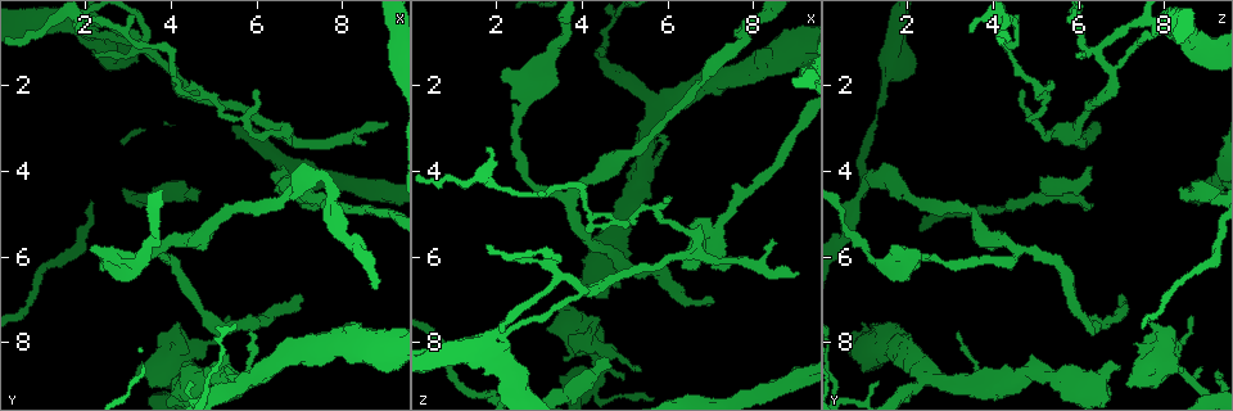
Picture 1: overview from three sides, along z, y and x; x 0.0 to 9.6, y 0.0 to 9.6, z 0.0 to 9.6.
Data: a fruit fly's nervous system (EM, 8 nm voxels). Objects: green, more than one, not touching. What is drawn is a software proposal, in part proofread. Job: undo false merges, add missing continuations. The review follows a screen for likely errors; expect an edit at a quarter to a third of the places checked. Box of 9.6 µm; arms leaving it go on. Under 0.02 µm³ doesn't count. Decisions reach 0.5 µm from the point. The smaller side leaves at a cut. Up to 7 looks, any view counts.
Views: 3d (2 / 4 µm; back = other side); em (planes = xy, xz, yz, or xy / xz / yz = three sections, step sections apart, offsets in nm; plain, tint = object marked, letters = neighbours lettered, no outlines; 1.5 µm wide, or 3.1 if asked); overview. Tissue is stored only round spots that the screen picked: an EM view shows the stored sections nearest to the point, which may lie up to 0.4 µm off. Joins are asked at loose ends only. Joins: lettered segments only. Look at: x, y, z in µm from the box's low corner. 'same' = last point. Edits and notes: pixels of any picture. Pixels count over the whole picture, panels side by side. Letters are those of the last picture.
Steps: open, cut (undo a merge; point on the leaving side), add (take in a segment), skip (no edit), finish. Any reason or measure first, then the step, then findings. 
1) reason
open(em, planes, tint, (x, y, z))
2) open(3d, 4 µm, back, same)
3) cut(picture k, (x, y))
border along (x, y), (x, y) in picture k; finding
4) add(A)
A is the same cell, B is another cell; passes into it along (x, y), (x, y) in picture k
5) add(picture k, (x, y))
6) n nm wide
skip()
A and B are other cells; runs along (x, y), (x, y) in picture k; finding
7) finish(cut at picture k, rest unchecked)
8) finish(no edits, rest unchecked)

branch stops here
open(em, planes, letters, (4.55, 8.60, 6.90))

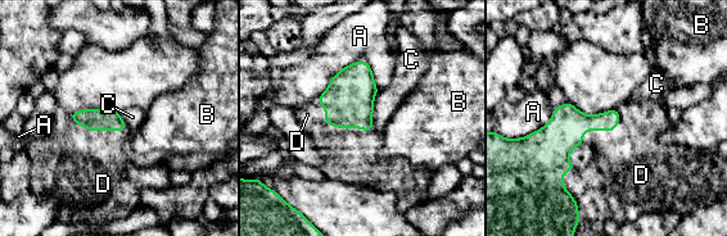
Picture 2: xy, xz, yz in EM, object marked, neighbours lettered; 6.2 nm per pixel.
add(D)
D is the same cell, A, B and C are other cells; it goes on there

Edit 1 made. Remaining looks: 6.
open(em, planes, letters, (3.40, 1.05, 6.50))

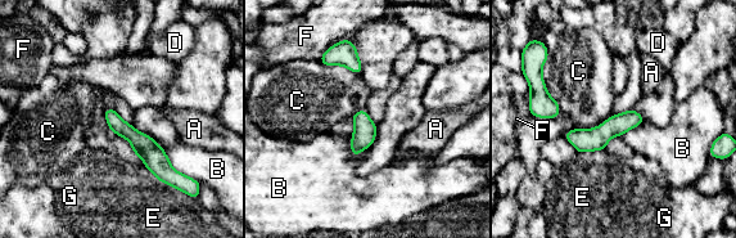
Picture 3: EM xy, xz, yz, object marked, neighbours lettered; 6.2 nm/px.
110 nm wide
skip()
A, B, C, D, E, F and G are other cells; continuous, no second cell

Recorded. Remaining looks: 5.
open(em, xz, step 8, tint, (4.50, 4.50, 8.30))

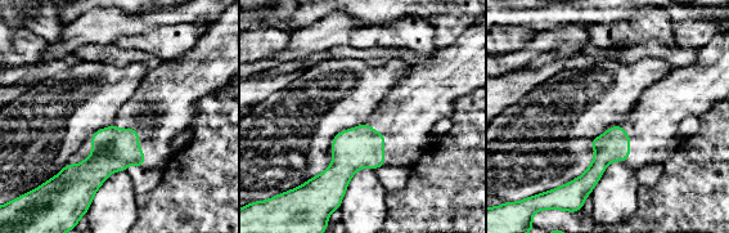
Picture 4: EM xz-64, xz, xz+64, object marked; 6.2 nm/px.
open(em, planes, letters, same)

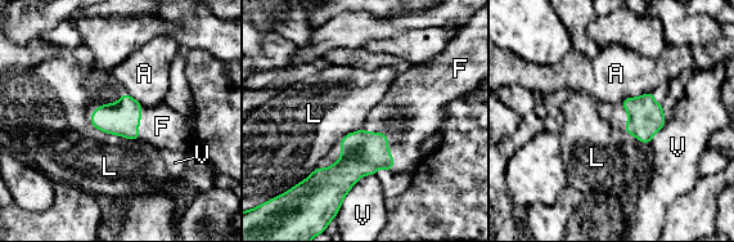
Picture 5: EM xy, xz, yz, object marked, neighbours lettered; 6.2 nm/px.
V touches over 300 nm
add(F)
F is the same cell, A, L and V are other cells; passes into it along (363, 153), (388, 152), (415, 124) in picture 5; it goes on there

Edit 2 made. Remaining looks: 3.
finish(add at picture 2, add at picture 5, rest unchecked)

